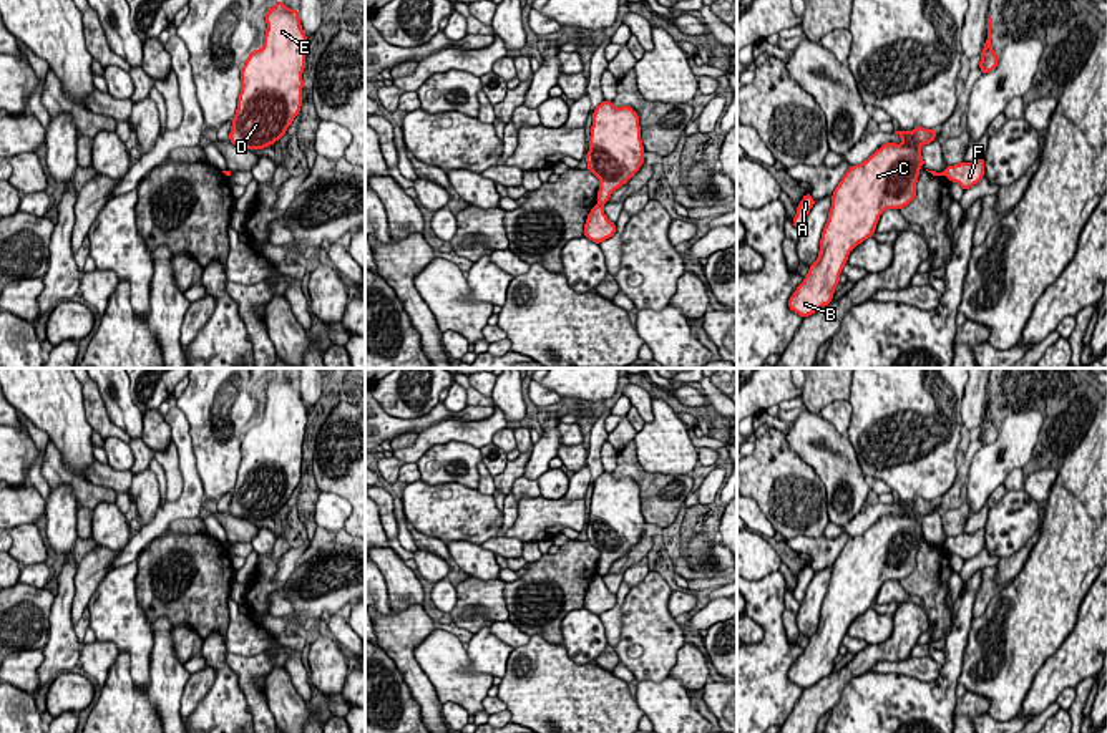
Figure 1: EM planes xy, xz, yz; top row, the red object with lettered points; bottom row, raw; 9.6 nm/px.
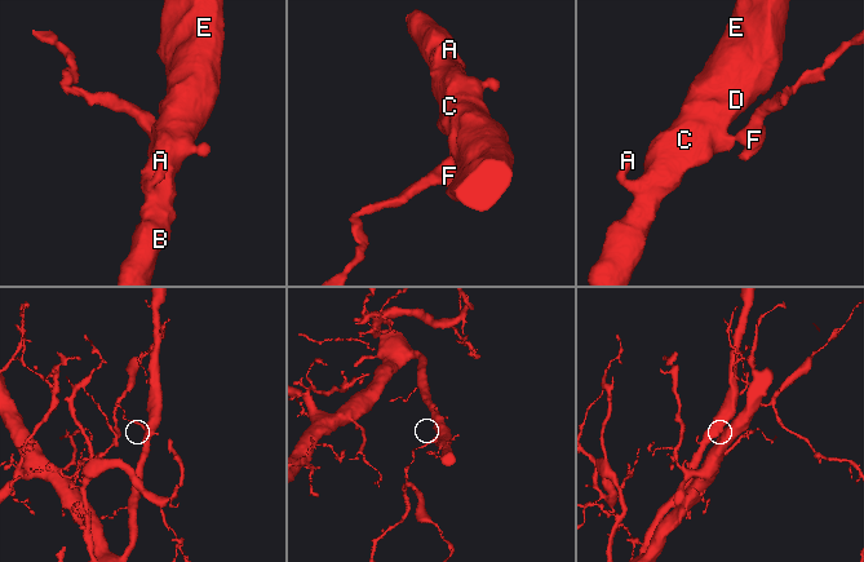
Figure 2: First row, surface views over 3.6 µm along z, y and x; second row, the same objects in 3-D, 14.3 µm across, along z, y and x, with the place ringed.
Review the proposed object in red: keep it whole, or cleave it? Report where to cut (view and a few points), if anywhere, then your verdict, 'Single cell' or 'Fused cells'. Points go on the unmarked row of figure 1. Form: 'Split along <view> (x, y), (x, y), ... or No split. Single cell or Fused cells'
Split along xz (598, 574), (601, 577). Fused cells

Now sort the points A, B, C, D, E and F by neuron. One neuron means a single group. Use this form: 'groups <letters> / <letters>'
groups A B C D E / F

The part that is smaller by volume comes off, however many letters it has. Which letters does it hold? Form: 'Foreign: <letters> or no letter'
Foreign: F

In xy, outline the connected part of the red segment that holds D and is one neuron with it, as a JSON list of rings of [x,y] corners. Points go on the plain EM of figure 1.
[[[280,371],[266,385],[264,418],[247,426],[241,439],[241,464],[229,512],[264,521],[279,512],[302,478],[302,444],[309,411],[299,381]]]

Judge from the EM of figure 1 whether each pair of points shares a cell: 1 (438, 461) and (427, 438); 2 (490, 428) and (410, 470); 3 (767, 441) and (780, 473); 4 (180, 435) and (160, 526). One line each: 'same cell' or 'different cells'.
1: different cells
2: different cells
3: same cell
4: same cell

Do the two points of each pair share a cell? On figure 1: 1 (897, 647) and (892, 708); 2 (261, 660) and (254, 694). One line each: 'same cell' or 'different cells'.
1: different cells
2: same cell

